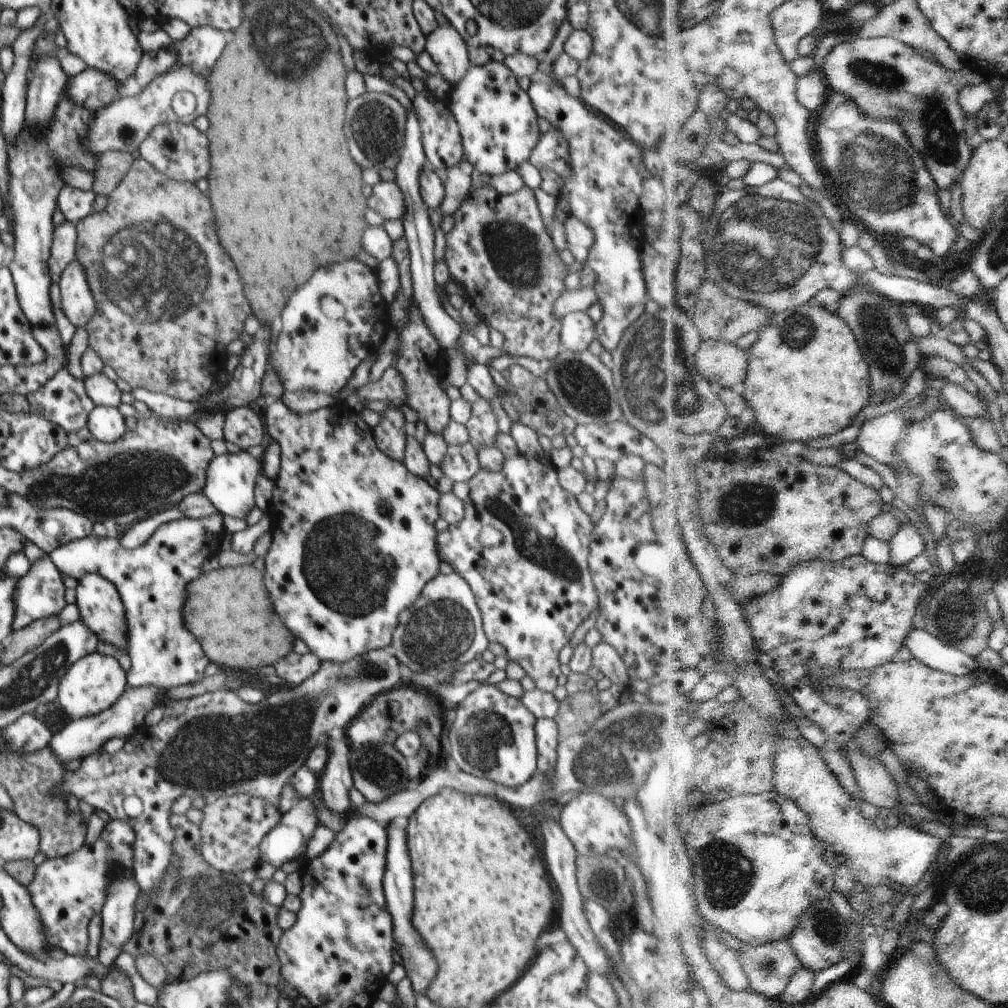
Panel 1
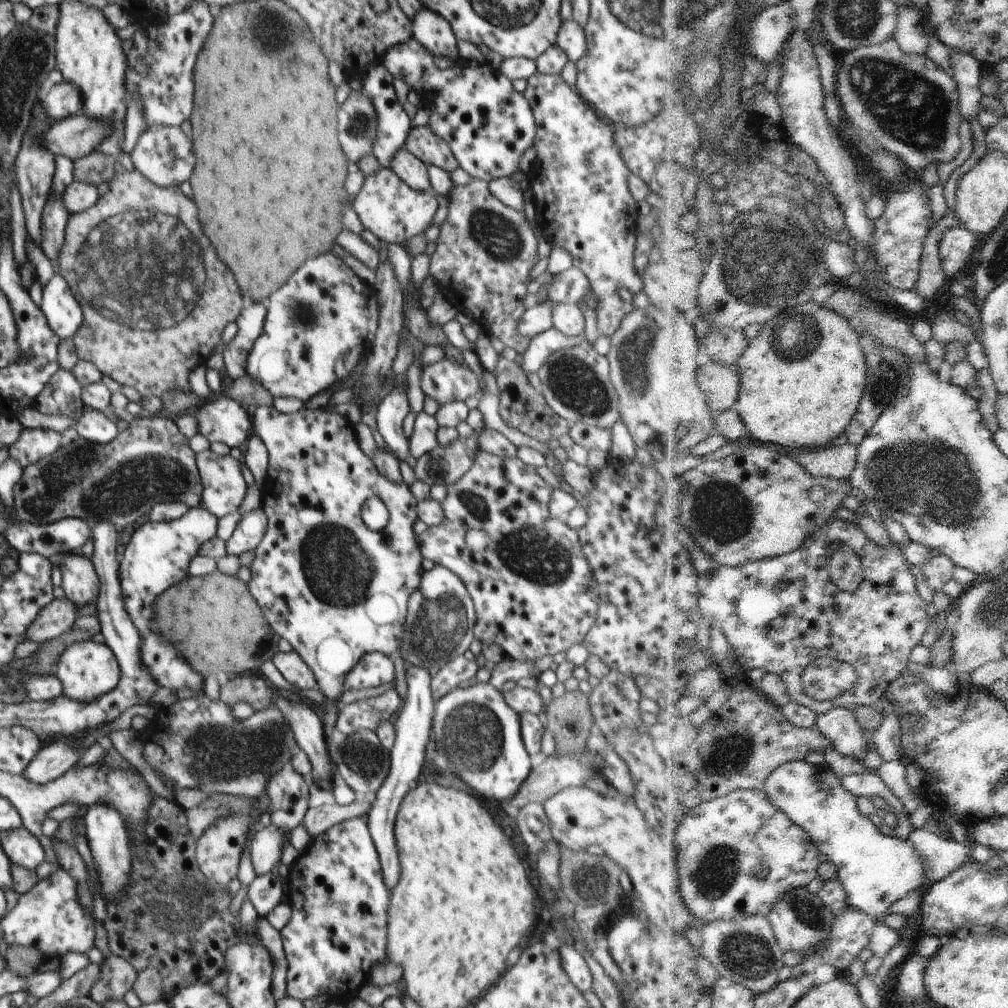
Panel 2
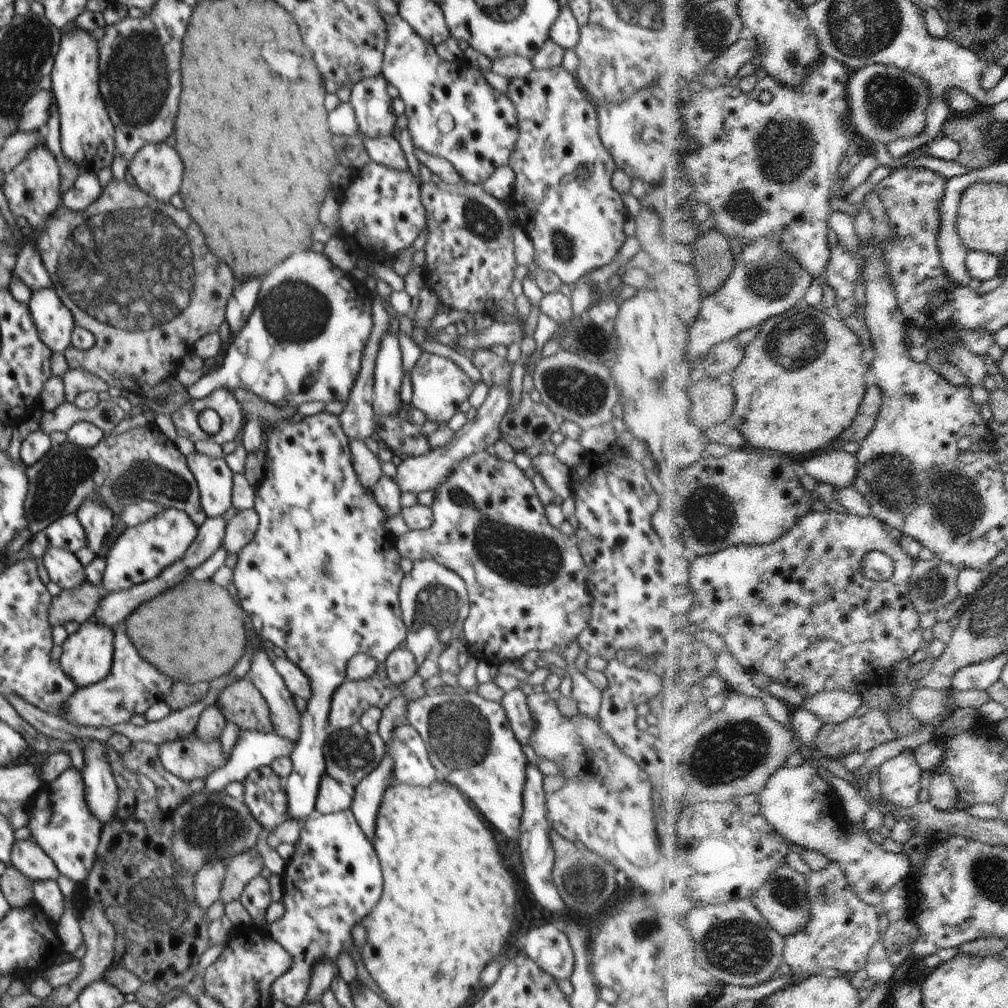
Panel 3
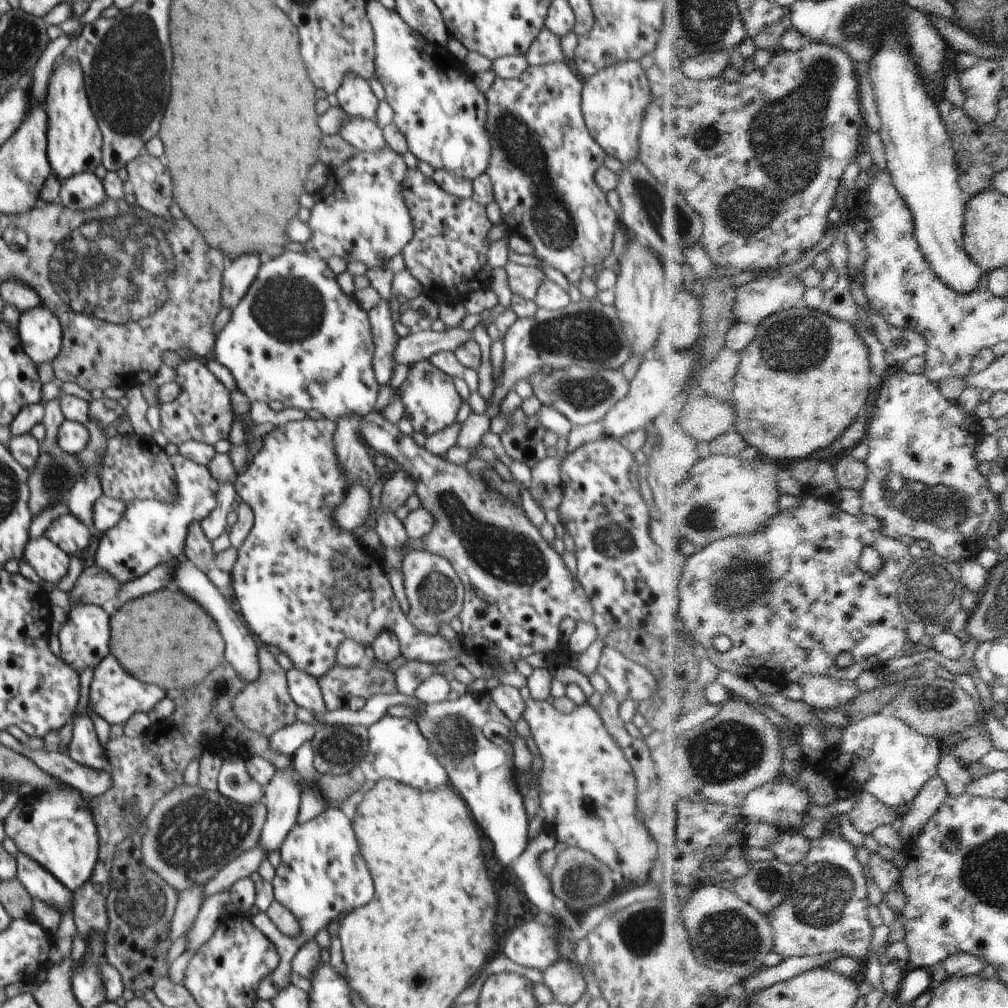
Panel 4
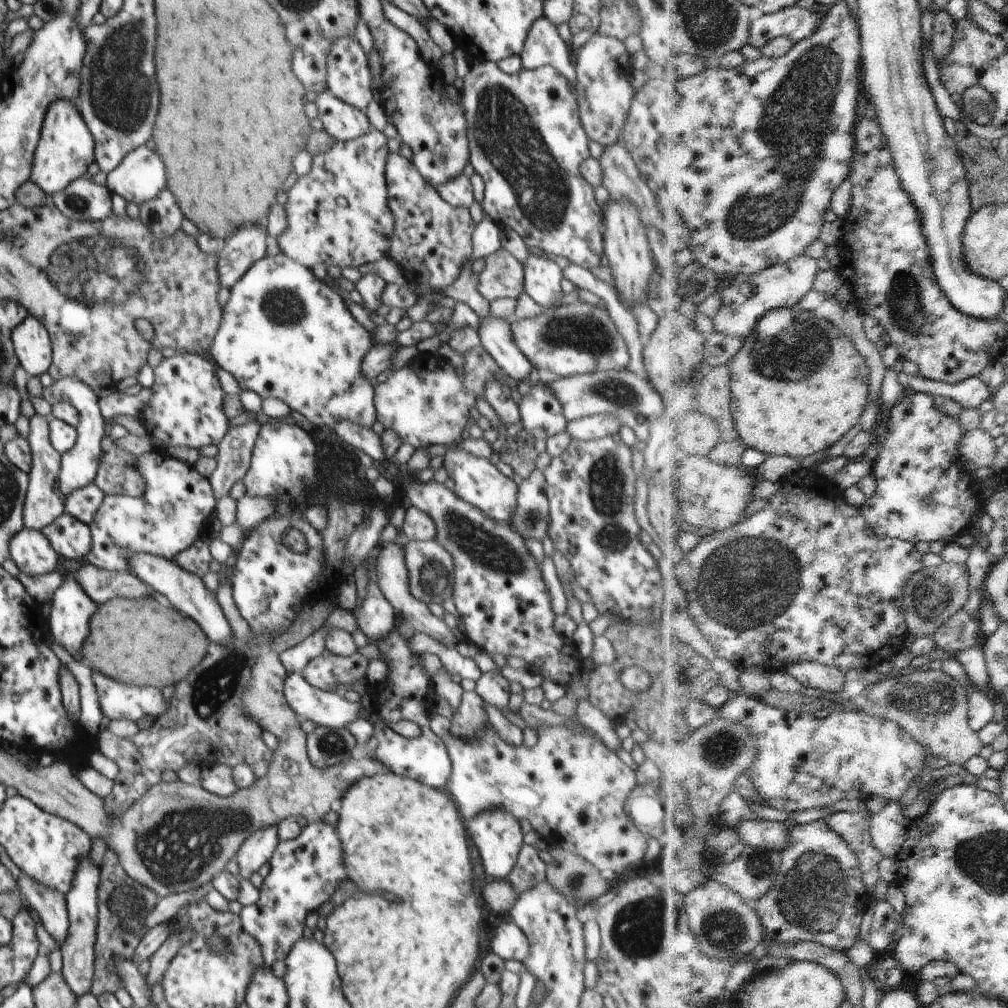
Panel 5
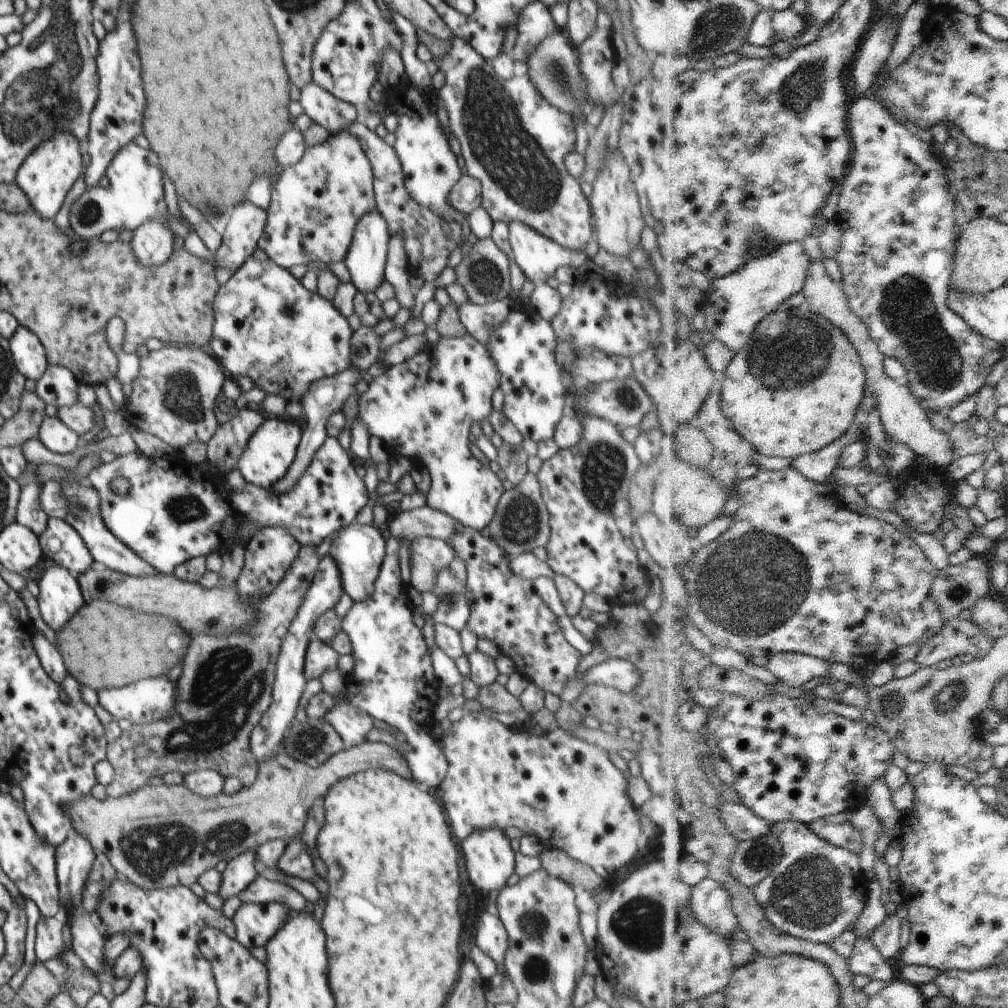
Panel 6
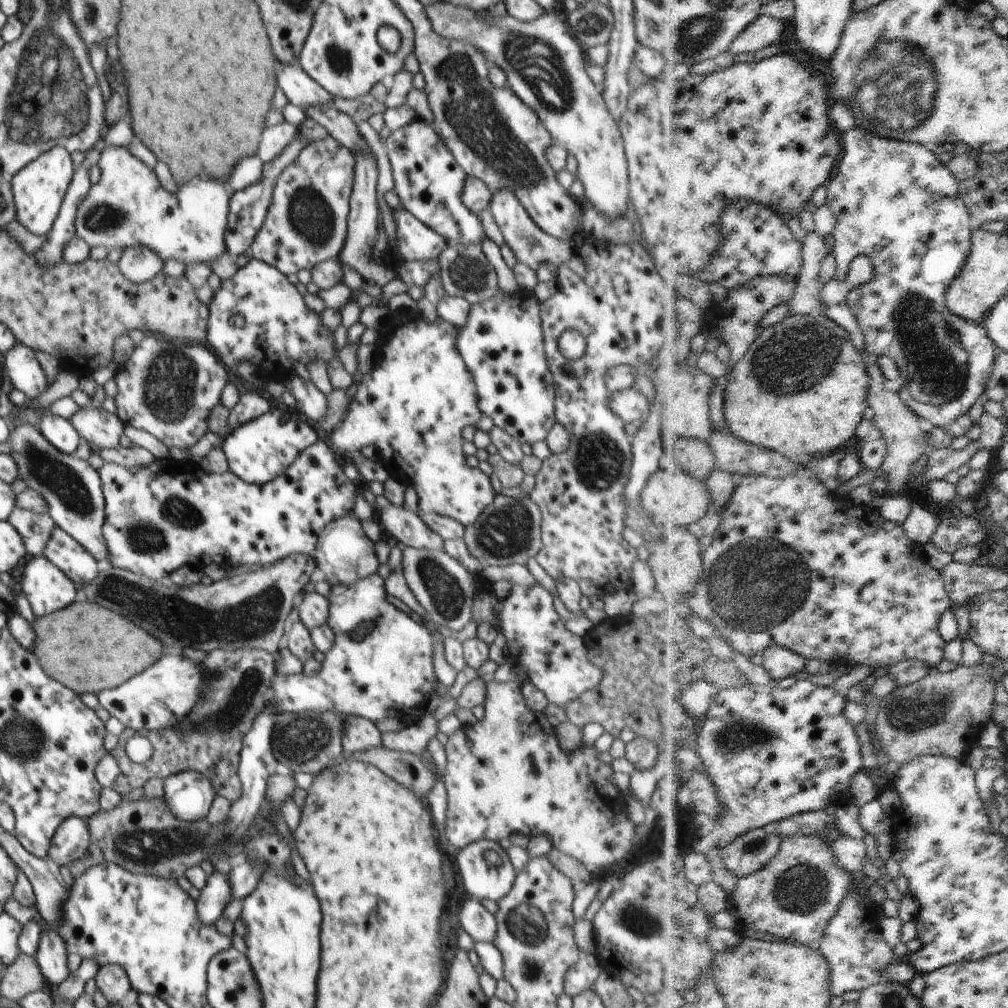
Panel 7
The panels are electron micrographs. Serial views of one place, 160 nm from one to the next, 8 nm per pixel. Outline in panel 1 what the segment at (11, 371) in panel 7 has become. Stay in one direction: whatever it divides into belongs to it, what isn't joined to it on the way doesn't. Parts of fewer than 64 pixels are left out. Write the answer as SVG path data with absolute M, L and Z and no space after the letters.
M75 258L64 269L58 286L65 316L76 328L87 325L98 308L84 265L78 259Z

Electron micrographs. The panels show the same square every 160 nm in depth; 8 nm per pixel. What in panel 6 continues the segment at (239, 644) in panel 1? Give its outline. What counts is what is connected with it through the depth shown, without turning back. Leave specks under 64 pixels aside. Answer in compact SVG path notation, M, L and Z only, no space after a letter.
M100 599L86 603L56 636L70 677L95 691L123 687L156 676L164 677L182 663L180 660L186 656L190 644L190 636L170 618L160 614L140 614Z

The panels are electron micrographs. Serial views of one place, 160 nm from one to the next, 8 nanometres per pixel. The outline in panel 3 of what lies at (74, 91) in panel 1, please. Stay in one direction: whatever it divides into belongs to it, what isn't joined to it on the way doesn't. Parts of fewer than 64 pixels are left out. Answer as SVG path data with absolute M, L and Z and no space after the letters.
M38 89L25 102L21 110L18 131L44 131L50 120L50 106L52 106L52 91Z

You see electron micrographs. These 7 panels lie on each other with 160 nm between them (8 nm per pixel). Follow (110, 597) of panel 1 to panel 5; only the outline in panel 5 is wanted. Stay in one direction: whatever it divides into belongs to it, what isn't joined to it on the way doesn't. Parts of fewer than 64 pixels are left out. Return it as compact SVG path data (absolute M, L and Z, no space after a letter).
M24 527L10 539L9 553L24 574L39 577L56 571L58 553L41 531Z

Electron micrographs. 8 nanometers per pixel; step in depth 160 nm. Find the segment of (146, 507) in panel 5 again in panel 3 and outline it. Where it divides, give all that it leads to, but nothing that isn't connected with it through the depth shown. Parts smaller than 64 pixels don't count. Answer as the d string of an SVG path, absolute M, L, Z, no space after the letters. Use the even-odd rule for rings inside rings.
M193 451L186 458L199 486L202 508L205 512L218 510L218 514L224 514L233 506L234 473L228 467L226 458L212 458L198 451ZM166 508L144 524L126 527L110 548L103 575L106 593L128 590L143 582L154 580L166 567L181 560L198 536L199 527L183 510Z

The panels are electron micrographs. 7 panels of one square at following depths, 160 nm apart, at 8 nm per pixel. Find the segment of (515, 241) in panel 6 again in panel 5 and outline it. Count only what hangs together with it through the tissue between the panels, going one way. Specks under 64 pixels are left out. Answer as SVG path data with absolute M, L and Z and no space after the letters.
M529 252L528 262L523 264L524 290L537 302L541 310L554 307L564 296L560 282L563 272L556 263Z

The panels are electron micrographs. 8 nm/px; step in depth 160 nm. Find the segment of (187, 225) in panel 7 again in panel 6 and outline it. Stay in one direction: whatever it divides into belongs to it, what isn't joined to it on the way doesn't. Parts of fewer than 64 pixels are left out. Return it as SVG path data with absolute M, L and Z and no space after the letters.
M132 142L121 148L105 172L110 186L93 186L75 200L71 208L69 218L70 228L78 237L88 240L92 237L100 237L106 230L136 230L137 226L146 222L149 218L160 217L169 222L173 237L178 235L184 240L188 234L186 223L178 222L169 213L165 201L165 188L162 182L162 168L154 152L136 145Z

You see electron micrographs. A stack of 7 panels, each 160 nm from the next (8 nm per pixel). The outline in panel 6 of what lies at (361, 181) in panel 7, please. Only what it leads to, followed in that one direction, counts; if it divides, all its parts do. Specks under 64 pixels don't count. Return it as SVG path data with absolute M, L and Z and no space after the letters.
M376 210L364 215L356 225L352 242L345 258L351 283L362 293L374 292L386 278L389 230L385 218Z

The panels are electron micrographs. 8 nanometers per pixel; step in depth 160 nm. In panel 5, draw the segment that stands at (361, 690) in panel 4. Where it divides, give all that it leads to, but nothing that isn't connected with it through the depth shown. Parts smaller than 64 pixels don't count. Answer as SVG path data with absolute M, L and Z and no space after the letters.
M326 651L314 657L304 668L302 675L312 686L323 691L336 691L338 686L361 689L369 661L368 657L359 652L341 657Z

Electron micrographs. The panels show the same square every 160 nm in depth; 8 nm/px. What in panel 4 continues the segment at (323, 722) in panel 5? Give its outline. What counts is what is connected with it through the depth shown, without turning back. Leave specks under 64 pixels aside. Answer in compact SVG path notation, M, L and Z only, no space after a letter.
M298 668L287 671L287 686L290 697L298 707L312 714L322 714L327 711L318 679Z

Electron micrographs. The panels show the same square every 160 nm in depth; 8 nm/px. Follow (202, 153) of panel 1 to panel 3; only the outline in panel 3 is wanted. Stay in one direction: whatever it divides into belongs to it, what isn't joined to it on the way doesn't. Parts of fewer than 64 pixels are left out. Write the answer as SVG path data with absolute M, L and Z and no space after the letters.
M161 142L140 147L127 170L140 190L165 203L180 190L184 166L176 148Z

